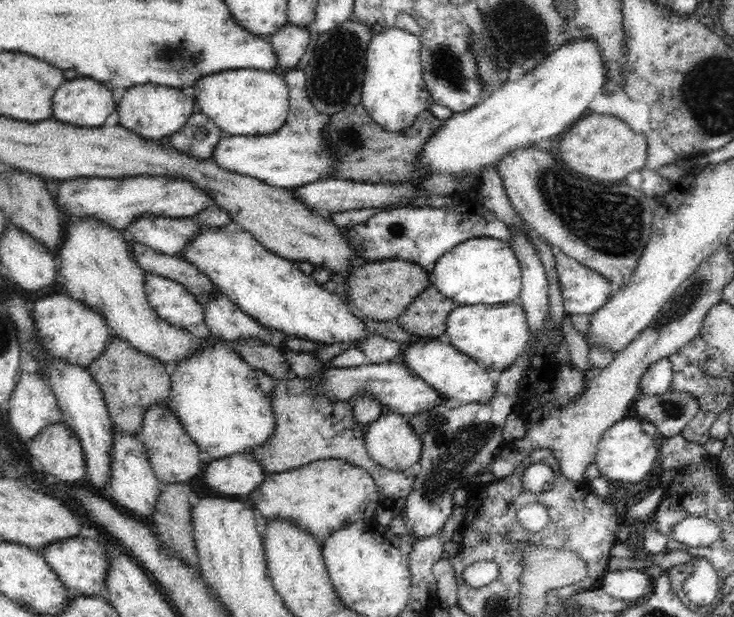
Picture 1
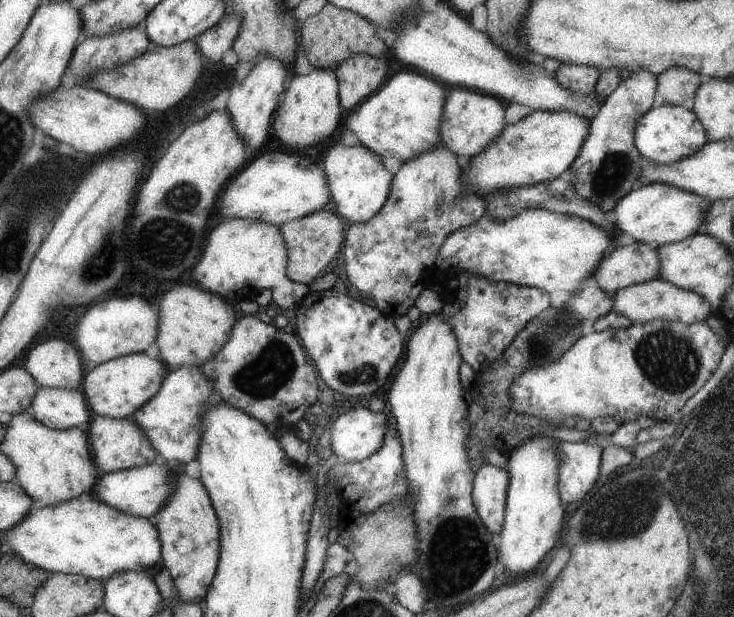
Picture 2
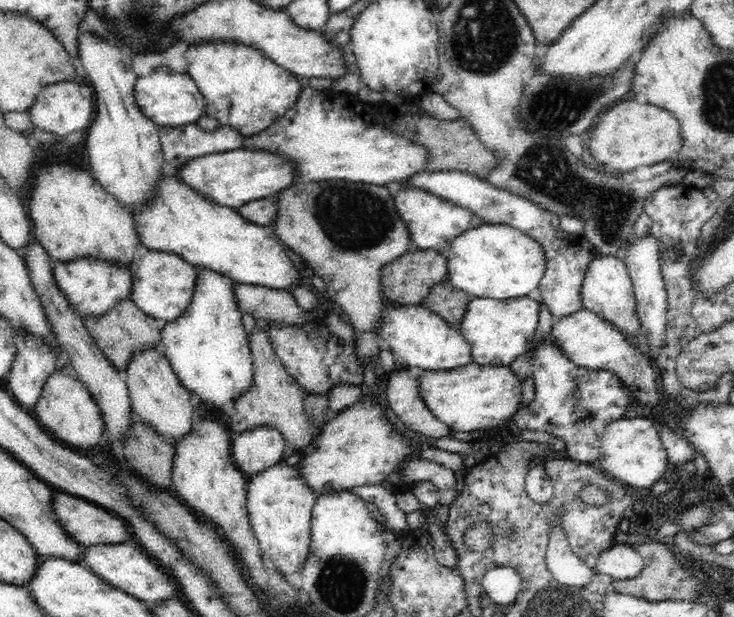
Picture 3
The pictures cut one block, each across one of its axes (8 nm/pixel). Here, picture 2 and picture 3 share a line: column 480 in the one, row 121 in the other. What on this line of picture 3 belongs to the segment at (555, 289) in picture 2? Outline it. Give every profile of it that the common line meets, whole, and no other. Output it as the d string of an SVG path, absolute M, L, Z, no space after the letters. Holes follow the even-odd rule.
M210 40L190 44L184 57L188 61L187 72L206 100L205 114L245 137L262 132L262 129L274 124L289 108L295 106L302 92L302 79L278 66L262 51L243 42ZM223 98L230 102L227 112L217 110L216 101Z

